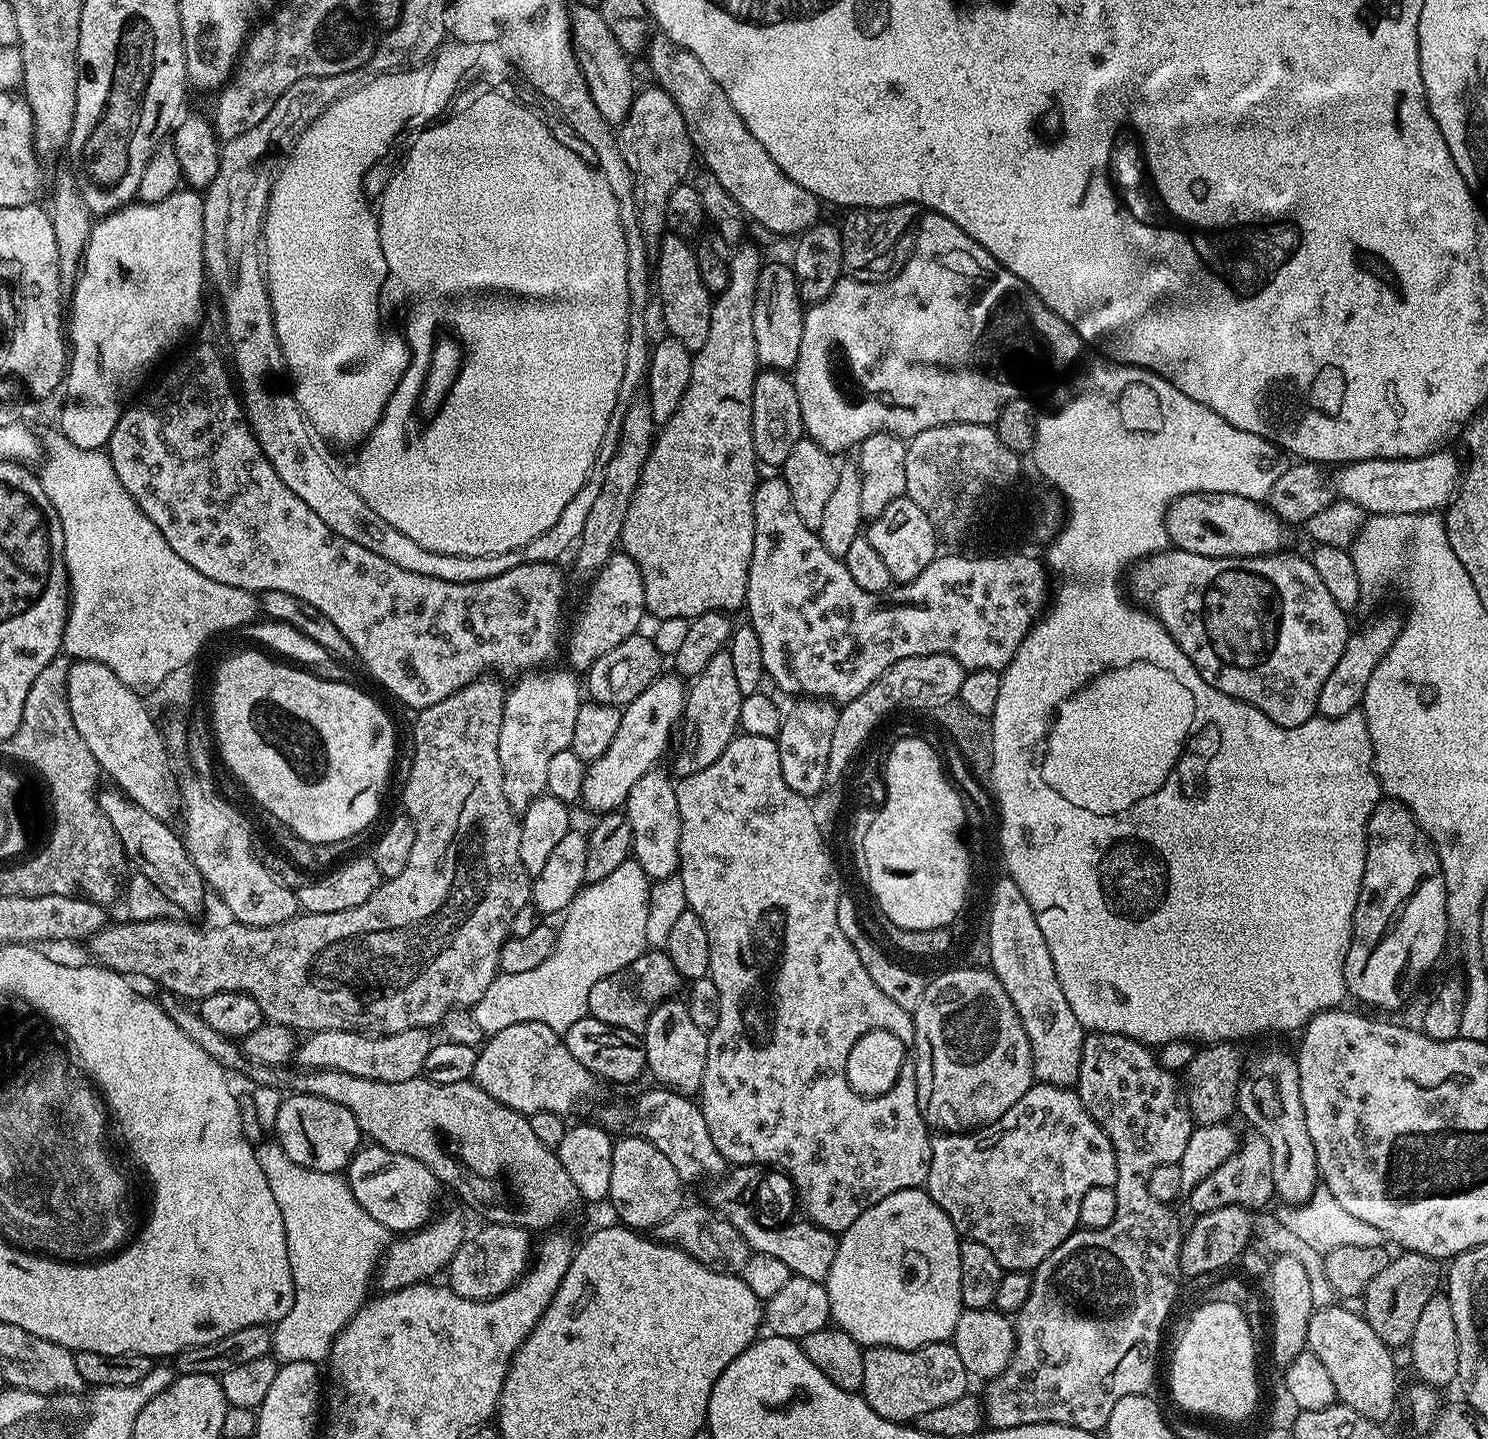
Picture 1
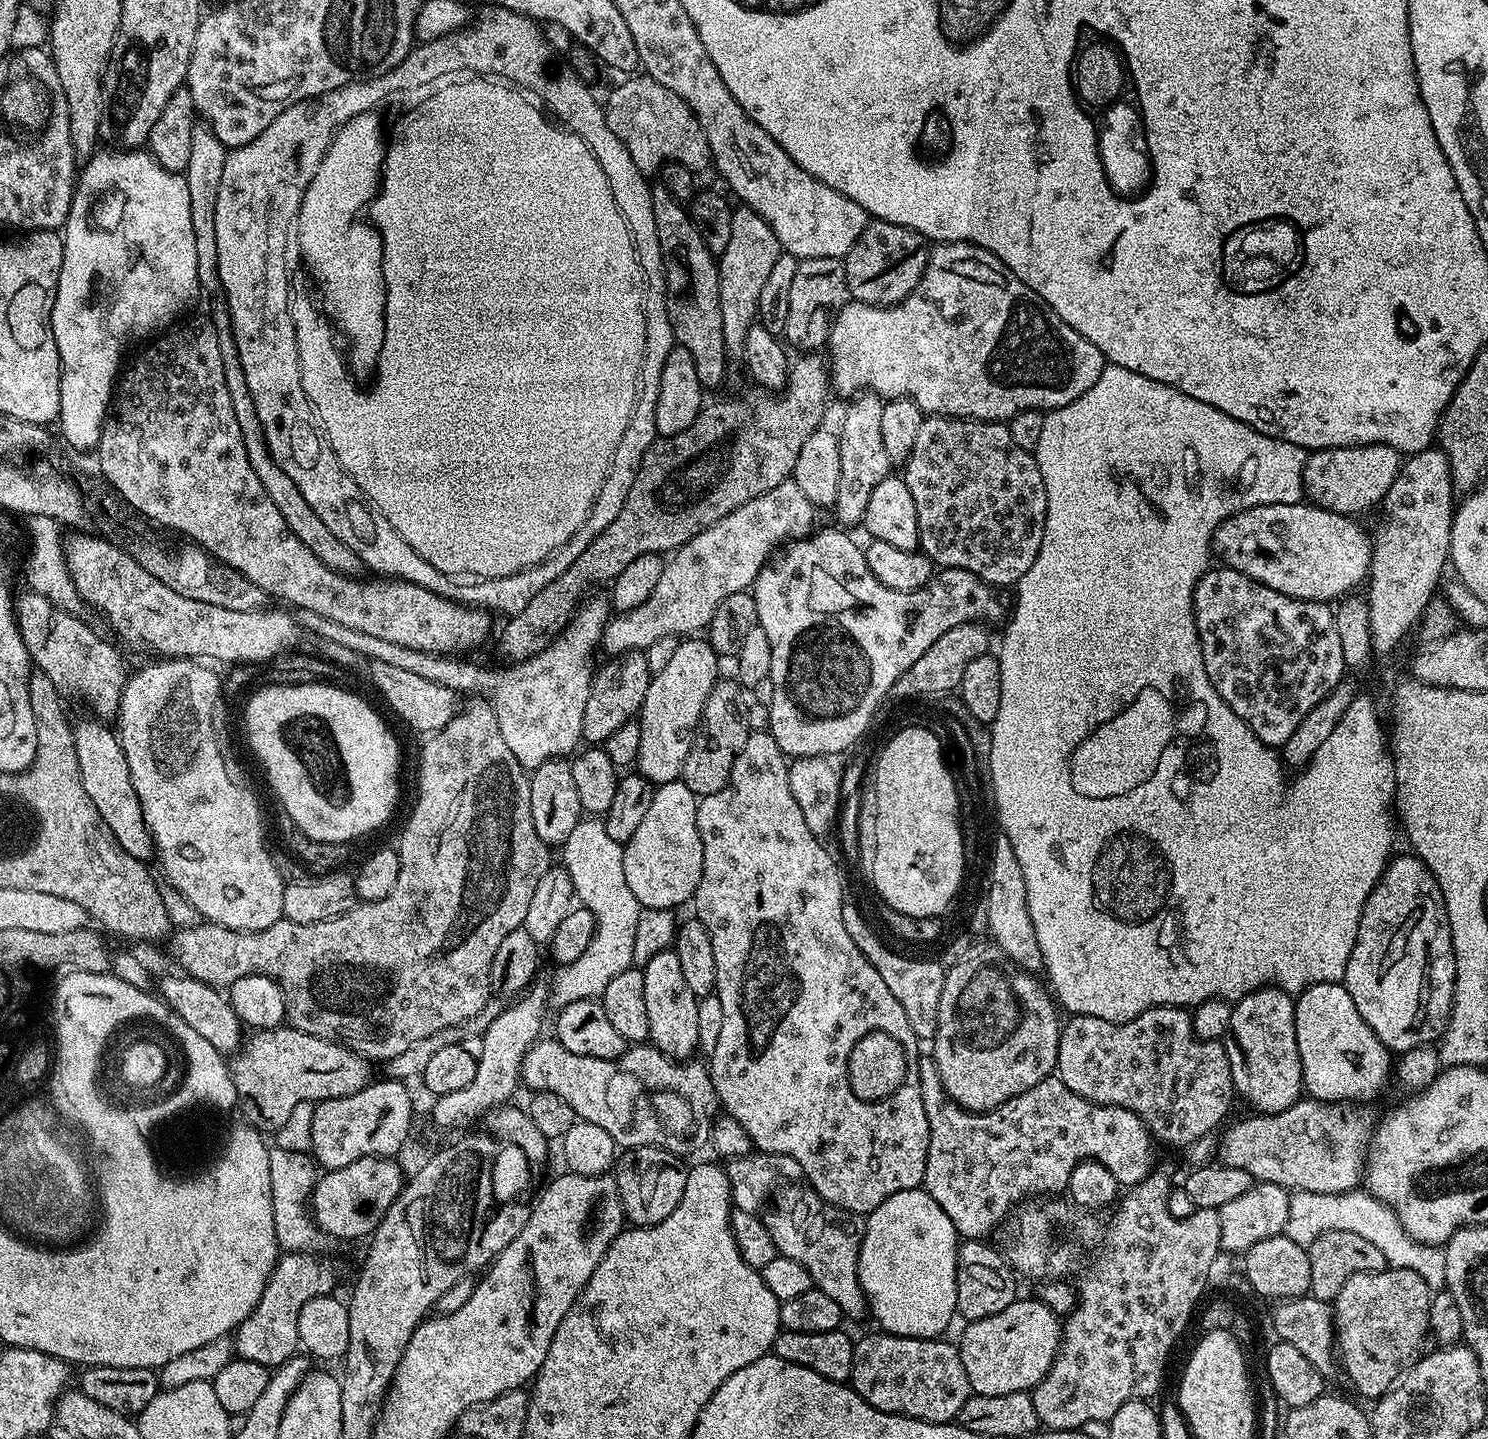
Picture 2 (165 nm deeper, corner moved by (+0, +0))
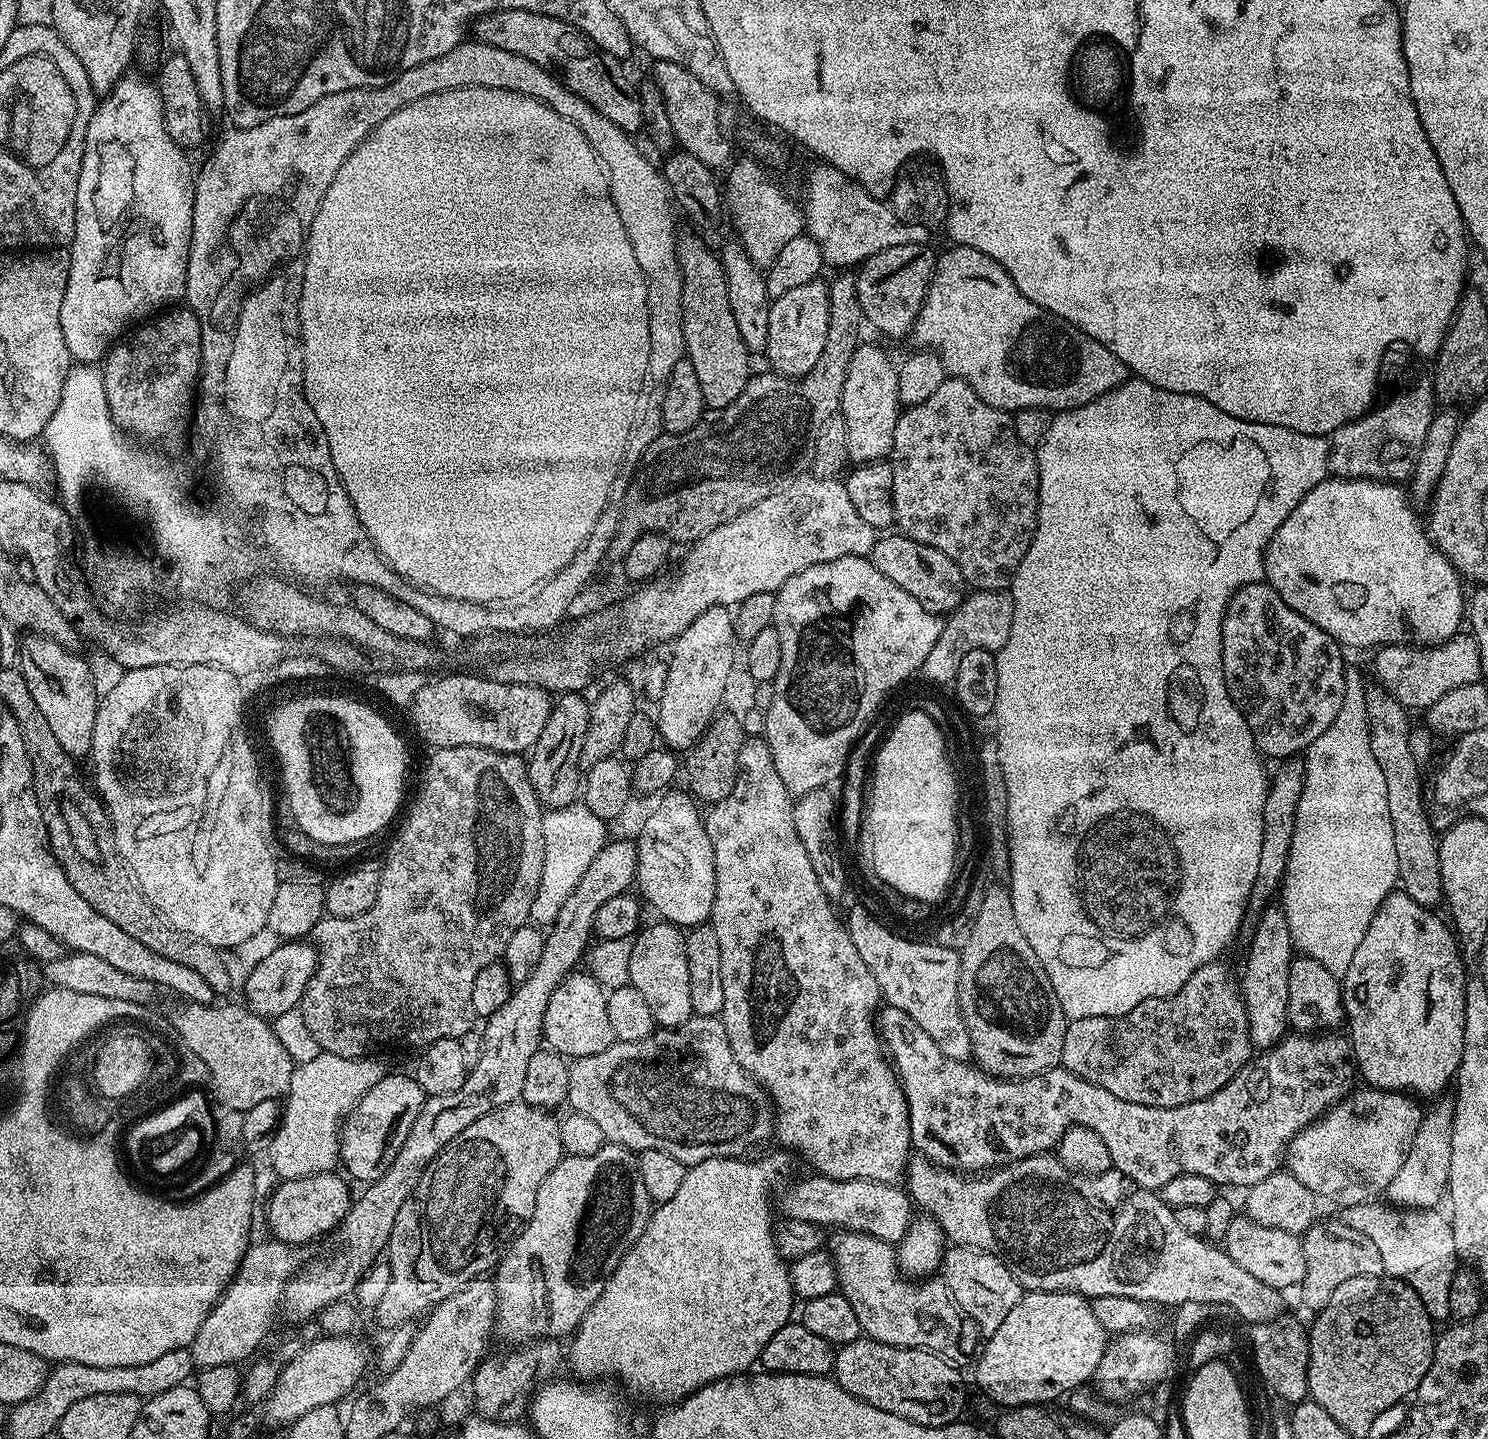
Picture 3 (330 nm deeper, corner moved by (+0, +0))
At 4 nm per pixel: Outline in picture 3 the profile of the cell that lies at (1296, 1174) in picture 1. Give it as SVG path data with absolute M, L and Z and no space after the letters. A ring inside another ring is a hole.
M1271 906L1262 914L1254 940L1246 947L1246 954L1248 954L1248 961L1244 964L1244 980L1242 976L1239 985L1248 1015L1248 1033L1253 1049L1267 1050L1275 1046L1279 1040L1283 1040L1290 1028L1288 1023L1288 979L1290 978L1290 966L1294 959L1294 945L1292 926L1285 909L1283 912L1277 906Z

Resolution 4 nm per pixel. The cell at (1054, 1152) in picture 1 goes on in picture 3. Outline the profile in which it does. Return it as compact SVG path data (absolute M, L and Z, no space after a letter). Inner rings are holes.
M884 1006L879 1009L878 1031L886 1049L886 1055L892 1067L895 1068L896 1077L899 1078L904 1091L906 1106L910 1114L910 1134L912 1135L913 1149L919 1155L925 1156L927 1160L931 1160L933 1164L938 1165L939 1168L951 1168L954 1172L965 1174L983 1174L994 1168L1002 1168L1005 1164L1013 1164L1015 1160L1051 1153L1062 1138L1062 1134L1066 1134L1066 1130L1070 1130L1074 1126L1086 1126L1090 1130L1094 1130L1094 1134L1101 1136L1102 1142L1106 1142L1106 1150L1110 1150L1113 1169L1126 1174L1126 1178L1130 1178L1135 1184L1143 1188L1163 1190L1166 1182L1170 1182L1170 1178L1178 1178L1178 1174L1202 1174L1202 1178L1210 1178L1210 1182L1214 1182L1217 1186L1233 1184L1234 1187L1240 1188L1239 1190L1247 1190L1253 1188L1258 1182L1262 1182L1262 1178L1270 1178L1270 1174L1281 1171L1282 1161L1285 1159L1290 1141L1307 1124L1324 1115L1335 1104L1340 1103L1354 1088L1354 1083L1352 1084L1352 1072L1354 1076L1352 1045L1349 1037L1344 1034L1341 1034L1341 1036L1336 1036L1340 1034L1285 1035L1284 1039L1279 1040L1275 1046L1261 1051L1233 1080L1226 1082L1226 1086L1222 1086L1222 1090L1189 1104L1174 1104L1171 1108L1159 1108L1158 1106L1142 1106L1138 1102L1126 1102L1118 1094L1110 1094L1110 1090L1106 1090L1102 1086L1094 1086L1094 1082L1086 1082L1072 1072L1067 1072L1062 1066L1039 1072L1036 1076L1025 1076L1018 1080L1001 1080L999 1076L989 1076L988 1073L980 1071L971 1063L946 1058L946 1054L942 1054L942 1050L938 1050L936 1043L909 1016L902 1014L902 1010L897 1008Z

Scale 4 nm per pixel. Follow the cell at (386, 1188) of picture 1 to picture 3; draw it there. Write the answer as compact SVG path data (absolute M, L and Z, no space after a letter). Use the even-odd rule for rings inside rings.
M335 1171L319 1172L277 1183L268 1200L268 1228L272 1231L269 1233L282 1243L293 1246L305 1246L327 1232L335 1233L354 1199L353 1193L348 1193L349 1181L343 1175L336 1175Z

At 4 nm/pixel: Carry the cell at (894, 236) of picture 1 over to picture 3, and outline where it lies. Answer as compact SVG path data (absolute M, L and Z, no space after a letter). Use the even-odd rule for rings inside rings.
M923 243L890 246L890 250L882 250L865 260L855 273L858 302L865 321L892 340L903 336L905 339L911 333L932 281L937 253Z

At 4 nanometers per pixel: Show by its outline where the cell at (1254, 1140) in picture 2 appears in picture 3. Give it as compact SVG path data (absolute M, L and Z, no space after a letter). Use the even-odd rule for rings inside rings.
M1357 1087L1290 1141L1286 1171L1310 1189L1313 1196L1340 1204L1341 1209L1375 1201L1379 1192L1387 1193L1394 1174L1402 1170L1402 1162L1410 1154L1422 1115L1422 1108L1415 1102L1411 1095L1402 1092Z

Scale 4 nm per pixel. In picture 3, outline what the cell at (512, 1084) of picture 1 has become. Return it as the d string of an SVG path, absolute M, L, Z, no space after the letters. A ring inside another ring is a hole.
M692 1015L682 1026L660 1028L638 1042L616 1040L602 1054L573 1059L568 1066L567 1107L598 1122L605 1141L637 1153L662 1150L686 1166L723 1156L743 1157L747 1148L774 1132L774 1109L768 1093L734 1058L720 1016Z

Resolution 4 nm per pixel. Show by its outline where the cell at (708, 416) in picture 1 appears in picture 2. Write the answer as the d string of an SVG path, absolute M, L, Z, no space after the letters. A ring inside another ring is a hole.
M740 206L733 211L730 222L730 242L726 250L718 258L720 281L718 282L718 298L722 302L722 338L726 342L729 357L740 358L744 354L746 334L758 318L758 298L762 298L762 289L766 286L766 278L770 278L770 269L782 255L778 238L774 238L774 230L761 218L758 213Z

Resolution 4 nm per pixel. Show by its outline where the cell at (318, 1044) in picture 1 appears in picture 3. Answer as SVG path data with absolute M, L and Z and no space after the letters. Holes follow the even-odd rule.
M180 1002L170 1015L170 1023L182 1042L202 1058L213 1094L225 1109L240 1112L267 1099L279 1101L288 1091L294 1065L286 1050L282 1050L271 1023L243 1003L218 1004Z

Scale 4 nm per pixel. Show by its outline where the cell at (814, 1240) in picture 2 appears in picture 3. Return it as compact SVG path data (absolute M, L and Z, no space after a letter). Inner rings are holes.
M836 1230L826 1244L836 1267L840 1295L854 1306L860 1331L867 1339L899 1348L921 1348L927 1352L952 1354L960 1340L961 1313L940 1278L917 1282L902 1271L895 1247L870 1234Z

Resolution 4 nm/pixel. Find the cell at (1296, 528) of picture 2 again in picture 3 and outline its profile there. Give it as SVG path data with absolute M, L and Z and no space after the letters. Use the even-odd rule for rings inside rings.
M1329 478L1323 480L1278 526L1278 530L1272 536L1268 548L1264 552L1264 575L1267 583L1272 585L1272 589L1279 594L1282 602L1290 606L1302 618L1306 618L1318 630L1322 630L1330 638L1334 638L1336 643L1348 648L1369 648L1375 650L1383 648L1386 644L1411 644L1413 646L1431 646L1433 644L1445 644L1452 636L1461 631L1460 623L1466 620L1466 592L1464 596L1465 585L1462 583L1462 577L1456 568L1443 552L1436 547L1435 542L1426 527L1425 521L1416 517L1413 501L1409 493L1404 492L1399 483L1386 480L1341 480L1339 478Z

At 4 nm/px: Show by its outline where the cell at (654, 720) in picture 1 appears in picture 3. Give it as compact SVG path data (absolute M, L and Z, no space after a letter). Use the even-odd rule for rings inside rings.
M710 606L710 610L702 610L671 645L672 657L666 660L666 690L662 690L662 698L655 705L654 719L659 739L677 753L684 754L692 749L721 711L720 703L728 692L732 659L738 645L733 615L731 607Z

